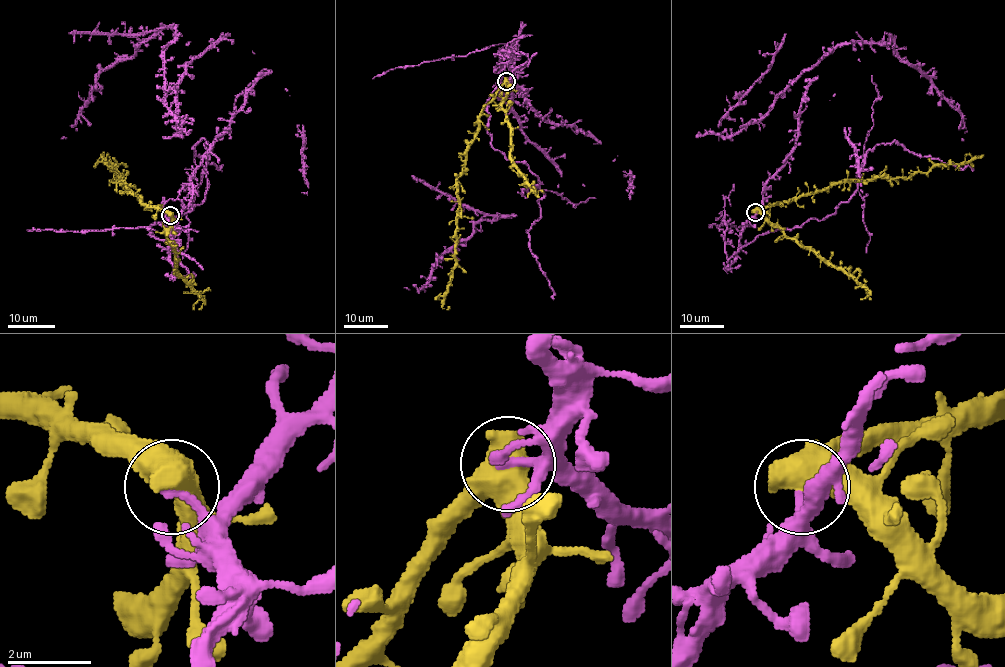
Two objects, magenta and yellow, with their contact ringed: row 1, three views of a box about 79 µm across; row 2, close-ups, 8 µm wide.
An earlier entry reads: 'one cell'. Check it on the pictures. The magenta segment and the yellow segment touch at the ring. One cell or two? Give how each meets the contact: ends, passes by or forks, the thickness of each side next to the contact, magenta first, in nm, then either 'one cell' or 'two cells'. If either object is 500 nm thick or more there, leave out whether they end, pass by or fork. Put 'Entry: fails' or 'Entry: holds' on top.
Entry: fails
240 nm thick on the magenta side, 850 nm on the other; two cells

